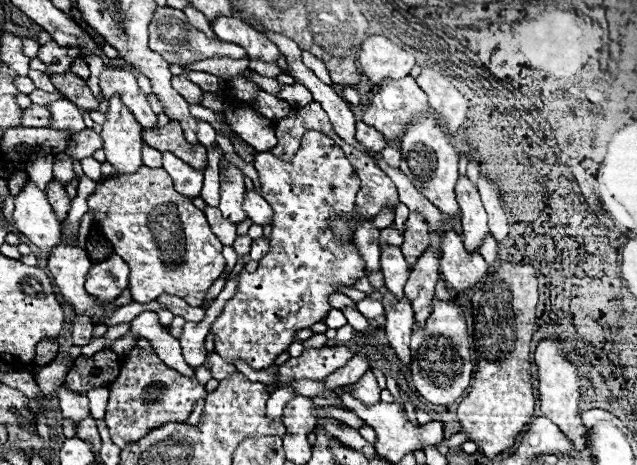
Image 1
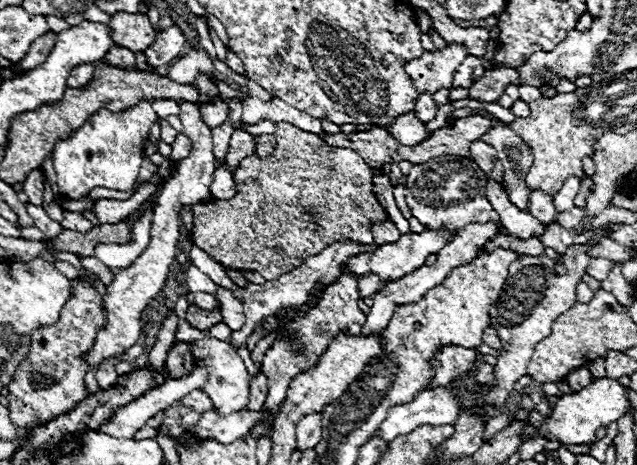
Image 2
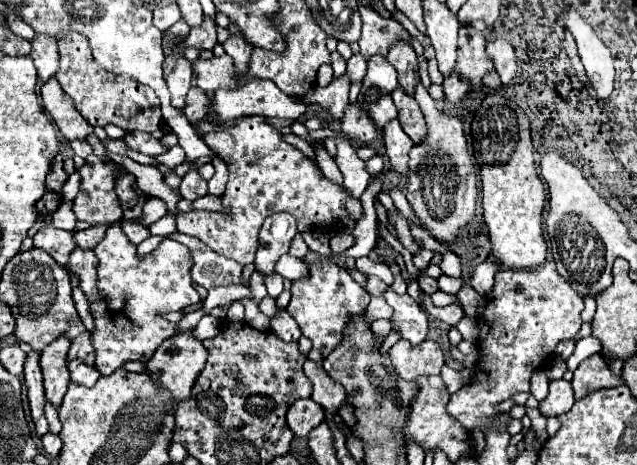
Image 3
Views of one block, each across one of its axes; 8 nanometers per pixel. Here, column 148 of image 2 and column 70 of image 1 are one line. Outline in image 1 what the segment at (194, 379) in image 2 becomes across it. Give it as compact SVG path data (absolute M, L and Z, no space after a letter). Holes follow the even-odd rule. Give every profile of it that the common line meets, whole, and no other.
M62 386L58 390L58 400L60 400L62 416L70 418L72 422L80 422L82 418L86 418L90 414L86 394L76 394L76 392L72 392L72 390Z

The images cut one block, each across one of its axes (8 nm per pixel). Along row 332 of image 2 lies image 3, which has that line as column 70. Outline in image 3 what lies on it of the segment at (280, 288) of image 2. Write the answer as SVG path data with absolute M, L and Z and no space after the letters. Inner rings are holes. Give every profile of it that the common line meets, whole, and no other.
M44 216L44 226L34 236L34 248L48 252L60 266L68 264L68 254L76 248L72 232L60 230L52 224L52 216Z

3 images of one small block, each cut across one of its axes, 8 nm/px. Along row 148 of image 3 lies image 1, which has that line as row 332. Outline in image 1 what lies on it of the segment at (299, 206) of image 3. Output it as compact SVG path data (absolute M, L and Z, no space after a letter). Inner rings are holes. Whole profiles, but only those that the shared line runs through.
M310 130L302 136L300 150L294 154L292 162L284 162L272 152L260 152L256 156L254 168L258 170L262 196L264 200L268 200L274 212L270 224L270 252L260 260L256 272L249 273L243 269L239 273L238 292L226 304L222 316L214 322L212 334L216 336L216 352L226 362L242 358L254 370L264 370L272 366L282 352L288 350L288 346L296 340L296 332L310 328L316 322L322 322L332 310L328 298L334 292L340 292L340 286L354 288L356 280L366 276L366 268L360 254L356 254L354 236L350 236L348 240L340 240L338 236L334 236L330 226L332 216L352 214L356 192L360 190L360 178L346 160L344 152L334 144L334 140L330 140L322 132Z

